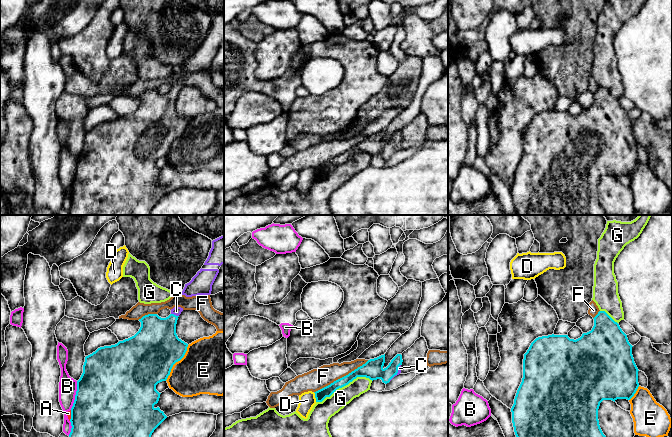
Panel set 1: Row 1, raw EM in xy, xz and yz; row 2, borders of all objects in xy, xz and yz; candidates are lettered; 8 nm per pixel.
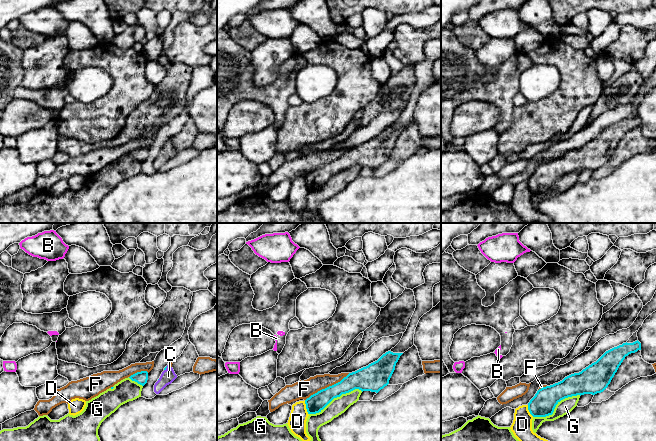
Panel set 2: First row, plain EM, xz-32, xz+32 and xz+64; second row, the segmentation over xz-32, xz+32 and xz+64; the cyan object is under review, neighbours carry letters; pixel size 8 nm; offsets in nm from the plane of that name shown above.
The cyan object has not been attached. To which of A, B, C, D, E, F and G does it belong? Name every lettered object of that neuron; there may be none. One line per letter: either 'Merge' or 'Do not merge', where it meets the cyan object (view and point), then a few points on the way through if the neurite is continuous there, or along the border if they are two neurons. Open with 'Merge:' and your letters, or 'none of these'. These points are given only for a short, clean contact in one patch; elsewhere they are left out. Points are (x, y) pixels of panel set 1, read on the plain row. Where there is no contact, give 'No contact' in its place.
Merge: C
A: Do not merge. Touches cyan at xy (71, 191)
B: Do not merge. Touches cyan at xy (75, 171)
C: Merge. Touches cyan at xy (175, 91). Path across: xy (157, 116), (175, 91), (176, 87)
D: Do not merge. Touches cyan at xz (315, 173)
E: Do not merge. Touches cyan at xy (176, 137)
F: Do not merge. Touches cyan at xz (342, 153)
G: Do not merge. Touches cyan at xz (344, 161)

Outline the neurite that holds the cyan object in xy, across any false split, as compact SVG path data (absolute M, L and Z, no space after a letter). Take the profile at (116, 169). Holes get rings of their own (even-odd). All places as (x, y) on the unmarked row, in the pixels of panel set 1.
M174 83L166 94L157 90L145 91L139 95L141 103L134 112L115 121L100 123L85 133L83 149L77 157L77 167L71 184L70 215L151 214L154 206L167 194L159 183L154 183L161 170L156 166L156 161L167 156L173 141L184 133L188 123L176 110L177 96L182 87L183 84Z

